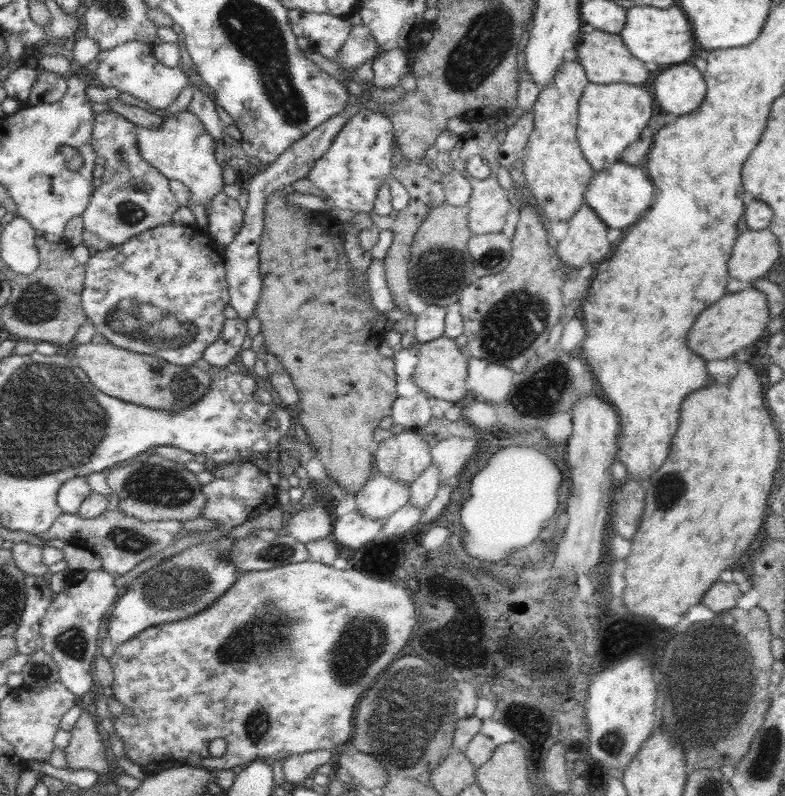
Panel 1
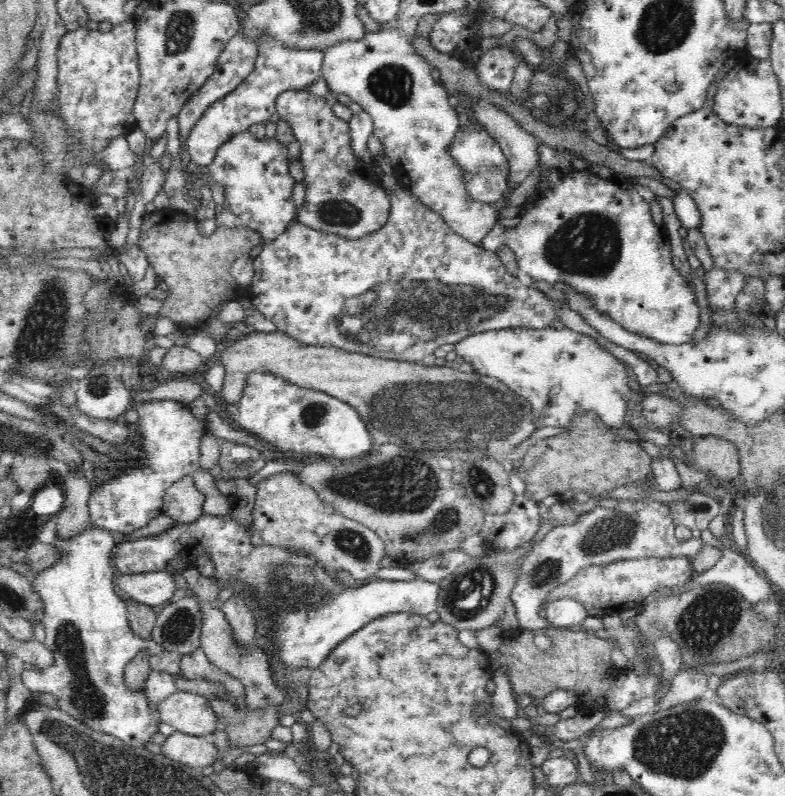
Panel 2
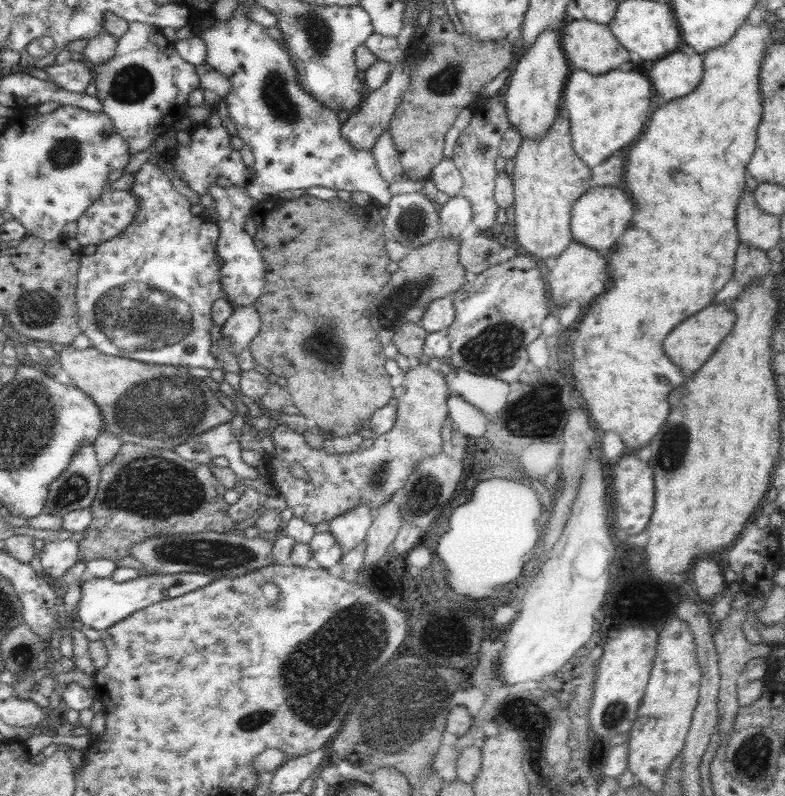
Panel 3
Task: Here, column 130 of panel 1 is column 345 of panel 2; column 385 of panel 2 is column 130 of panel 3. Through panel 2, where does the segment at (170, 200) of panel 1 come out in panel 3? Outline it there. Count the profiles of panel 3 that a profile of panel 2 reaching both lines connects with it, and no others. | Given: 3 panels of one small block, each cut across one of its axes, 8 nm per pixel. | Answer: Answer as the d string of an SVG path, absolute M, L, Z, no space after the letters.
M131 190L104 191L77 220L80 245L100 244L118 236L134 222L140 199Z

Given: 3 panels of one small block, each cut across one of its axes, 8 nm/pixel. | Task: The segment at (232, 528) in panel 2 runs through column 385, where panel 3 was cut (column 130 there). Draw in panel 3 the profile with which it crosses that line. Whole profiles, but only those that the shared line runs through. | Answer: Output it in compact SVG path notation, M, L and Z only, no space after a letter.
M182 571L168 575L145 575L142 573L135 579L120 583L111 578L88 577L80 584L82 596L80 596L80 602L78 602L78 608L76 608L78 618L80 618L86 628L95 628L98 631L103 631L114 626L116 622L128 618L134 612L142 610L142 608L198 590L198 588L202 588L212 581L213 578L210 575Z

